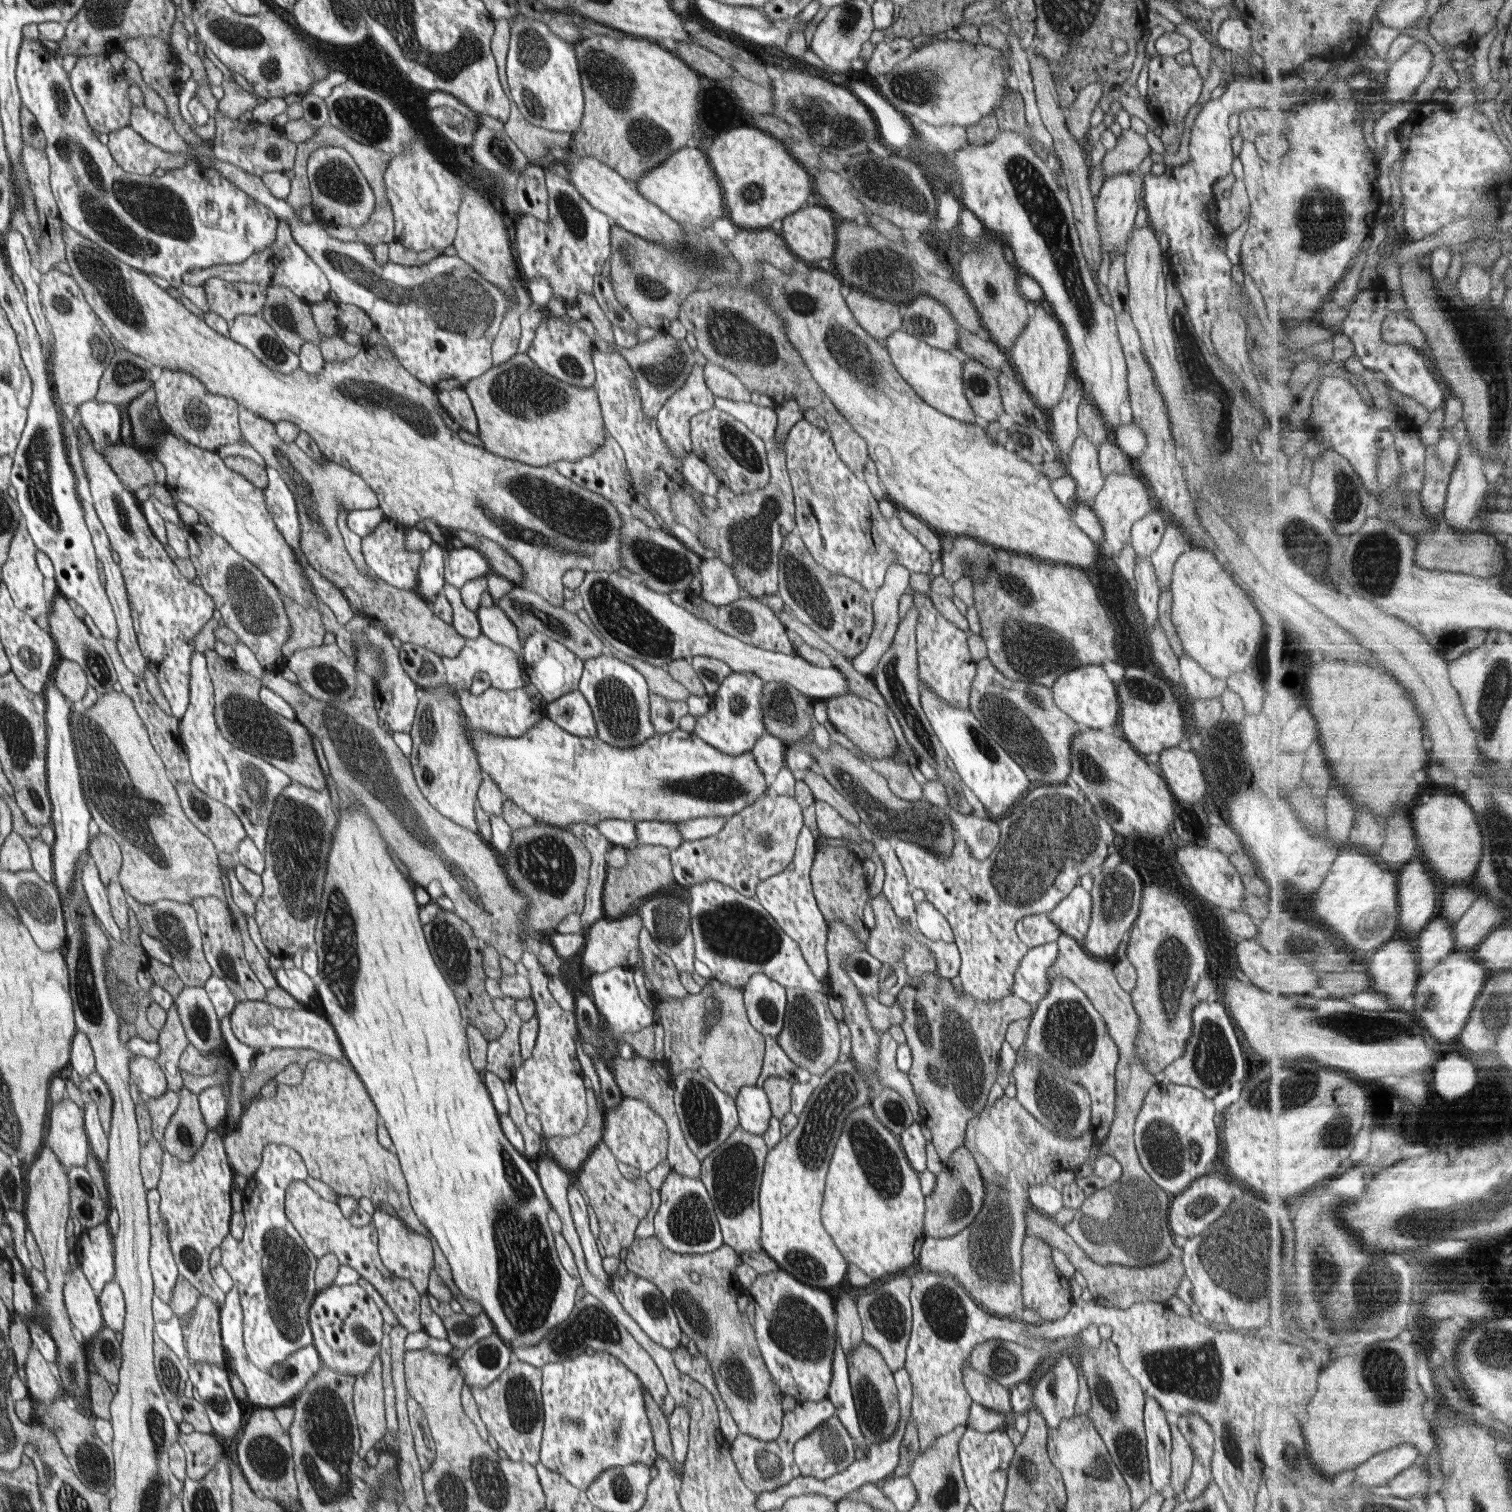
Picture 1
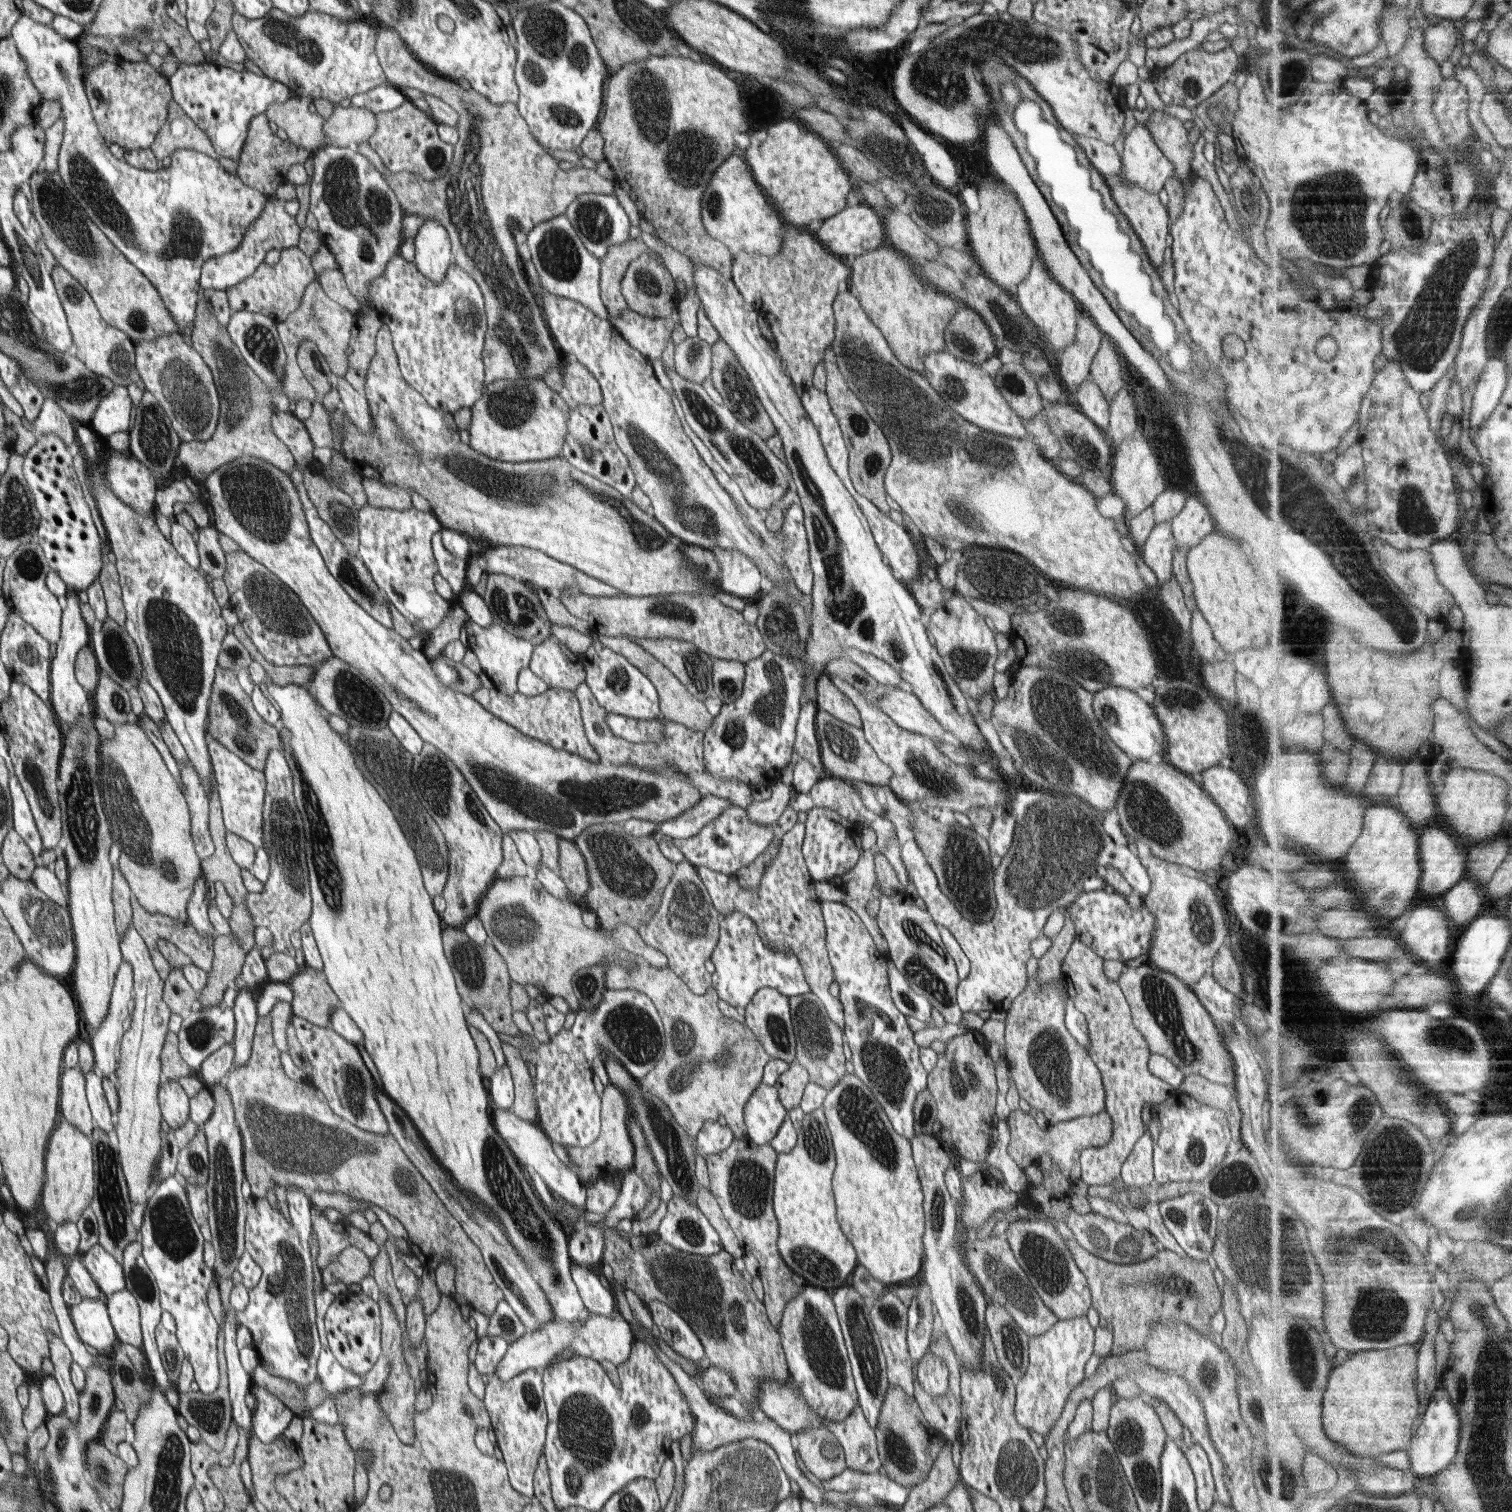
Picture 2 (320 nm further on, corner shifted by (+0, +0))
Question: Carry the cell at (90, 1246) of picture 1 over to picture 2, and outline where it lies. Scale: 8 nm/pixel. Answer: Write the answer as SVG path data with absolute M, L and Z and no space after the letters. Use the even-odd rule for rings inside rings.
M100 1244L82 1254L82 1263L105 1296L125 1288L123 1267Z

